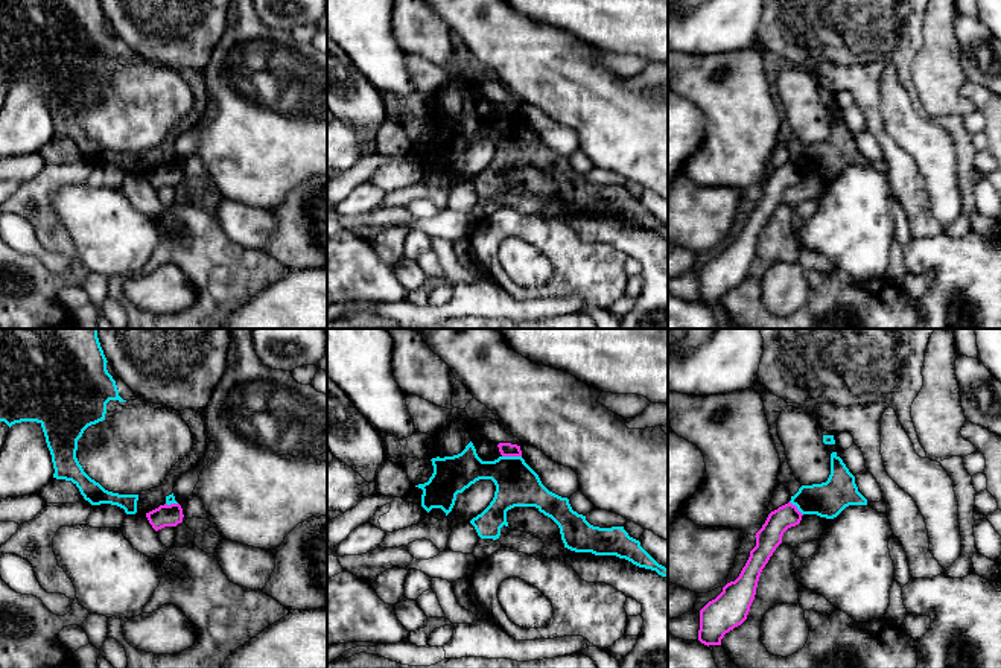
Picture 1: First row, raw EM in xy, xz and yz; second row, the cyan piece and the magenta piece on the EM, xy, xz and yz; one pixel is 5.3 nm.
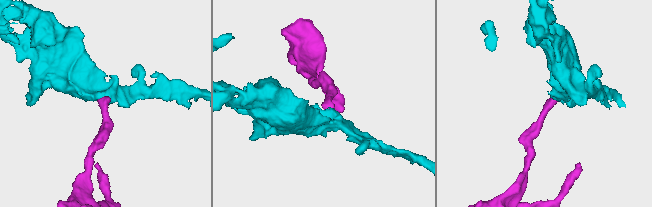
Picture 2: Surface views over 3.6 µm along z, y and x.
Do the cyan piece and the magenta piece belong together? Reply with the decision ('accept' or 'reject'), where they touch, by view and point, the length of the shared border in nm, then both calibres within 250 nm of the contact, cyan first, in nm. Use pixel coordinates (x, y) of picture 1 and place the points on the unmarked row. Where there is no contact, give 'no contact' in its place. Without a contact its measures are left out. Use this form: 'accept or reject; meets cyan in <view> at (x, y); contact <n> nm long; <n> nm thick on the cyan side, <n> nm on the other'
reject; meets cyan in xz at (511, 116); contact 100 nm long; 220 nm thick on the cyan side, 80 nm on the other

